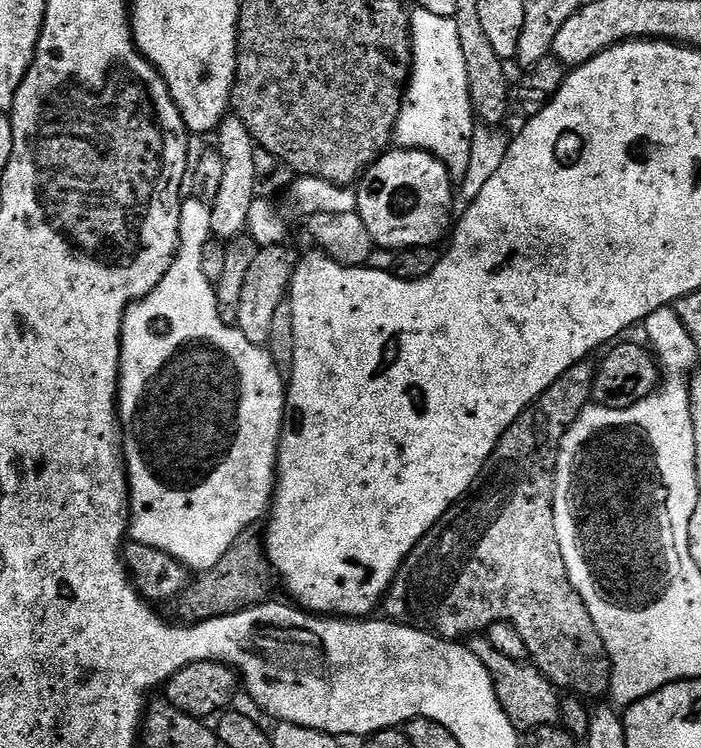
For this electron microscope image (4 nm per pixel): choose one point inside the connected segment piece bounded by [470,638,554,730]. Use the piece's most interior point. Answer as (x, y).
(526, 695)

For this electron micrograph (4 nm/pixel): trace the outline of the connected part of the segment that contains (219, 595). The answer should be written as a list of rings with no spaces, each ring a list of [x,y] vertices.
[[[253,526],[245,528],[242,534],[238,534],[238,538],[234,538],[234,542],[230,546],[230,550],[226,550],[226,554],[222,554],[222,558],[218,562],[218,566],[214,566],[209,572],[199,573],[186,587],[182,590],[182,594],[178,594],[176,599],[171,601],[170,608],[177,621],[185,624],[197,624],[204,622],[210,618],[222,618],[230,614],[238,614],[247,608],[253,608],[255,604],[265,603],[269,599],[268,596],[272,592],[272,580],[274,584],[274,573],[272,564],[268,560],[268,553],[264,550],[264,536],[261,529]]]

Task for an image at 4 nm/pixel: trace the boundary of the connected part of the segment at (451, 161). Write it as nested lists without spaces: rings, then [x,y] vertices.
[[[416,6],[410,12],[412,59],[410,94],[396,119],[394,140],[399,147],[431,152],[449,166],[470,162],[474,115],[468,94],[467,66],[451,16],[430,14]]]

